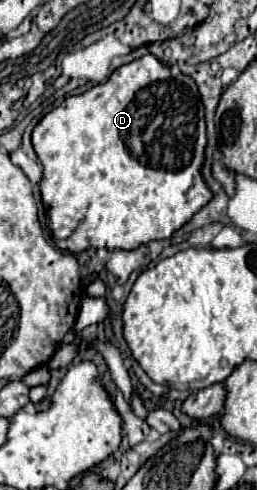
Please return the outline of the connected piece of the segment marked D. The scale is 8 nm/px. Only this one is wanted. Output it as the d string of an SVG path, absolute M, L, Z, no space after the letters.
M147 54L143 58L137 58L121 68L117 68L111 78L105 84L93 86L91 90L69 96L61 106L53 108L33 130L33 148L43 164L43 178L39 182L41 188L41 202L51 222L51 232L55 246L67 252L81 252L87 248L107 248L107 250L135 250L141 244L147 244L151 240L169 238L175 230L179 230L185 222L193 218L193 214L203 208L211 200L211 192L205 186L201 178L201 164L203 164L203 150L207 144L205 134L205 116L203 116L203 104L199 98L197 84L189 76L177 76L173 78L169 68L161 64L153 54Z

